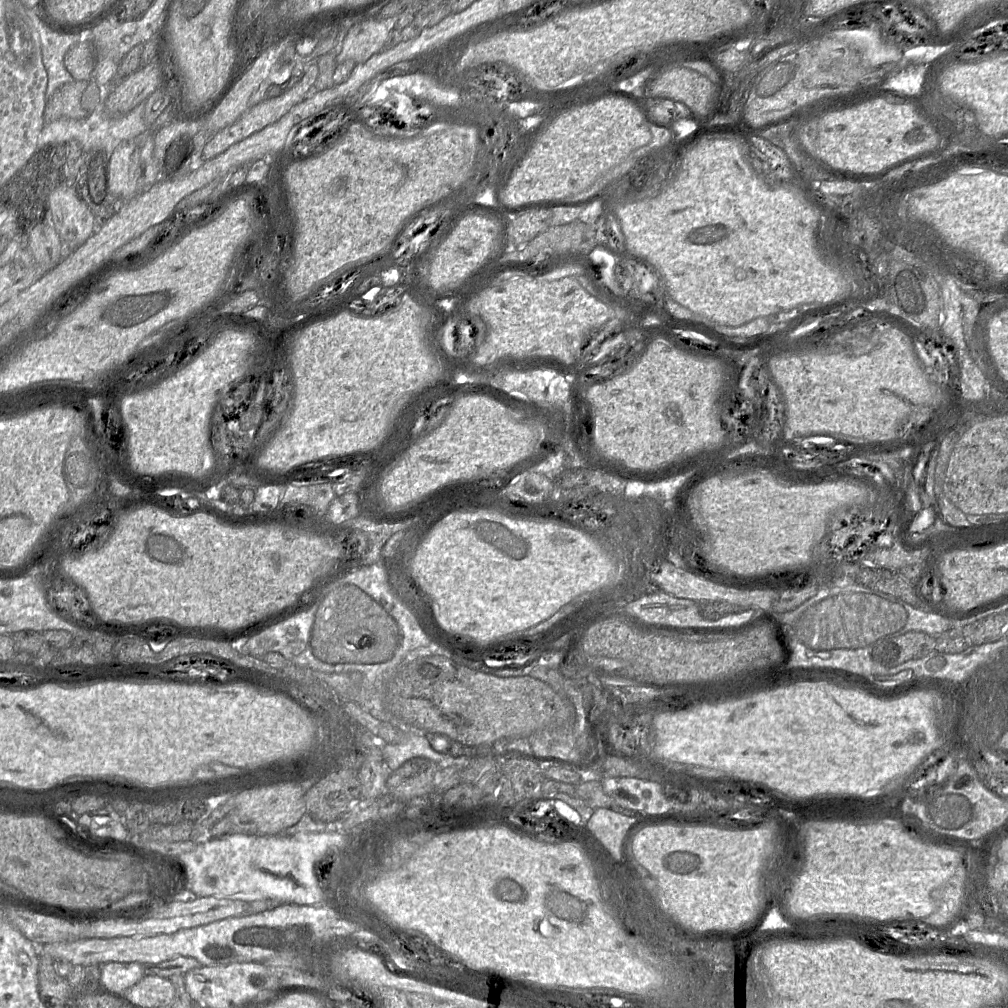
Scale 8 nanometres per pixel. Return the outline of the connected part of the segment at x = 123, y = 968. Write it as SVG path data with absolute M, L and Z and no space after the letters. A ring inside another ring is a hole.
M108 962L101 965L101 976L100 986L104 986L107 989L119 994L122 997L124 991L145 976L145 966L140 963L119 963L119 962Z

